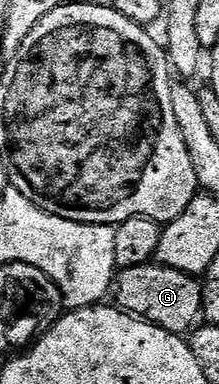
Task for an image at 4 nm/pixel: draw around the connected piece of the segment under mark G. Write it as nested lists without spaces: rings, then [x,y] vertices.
[[[158,262],[122,269],[113,284],[113,300],[115,296],[114,303],[122,311],[161,326],[174,336],[190,333],[200,323],[202,292],[202,283],[196,277]]]

